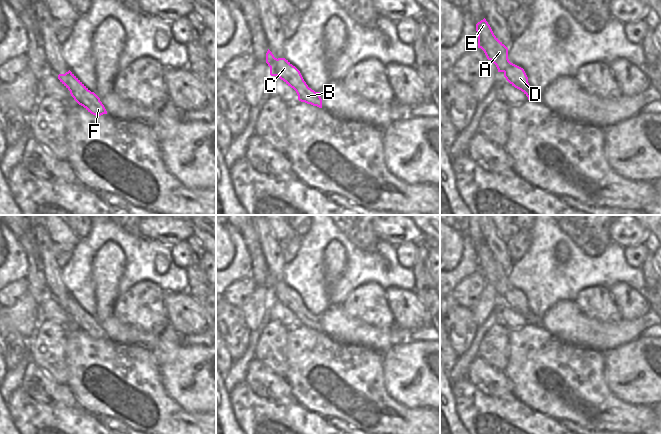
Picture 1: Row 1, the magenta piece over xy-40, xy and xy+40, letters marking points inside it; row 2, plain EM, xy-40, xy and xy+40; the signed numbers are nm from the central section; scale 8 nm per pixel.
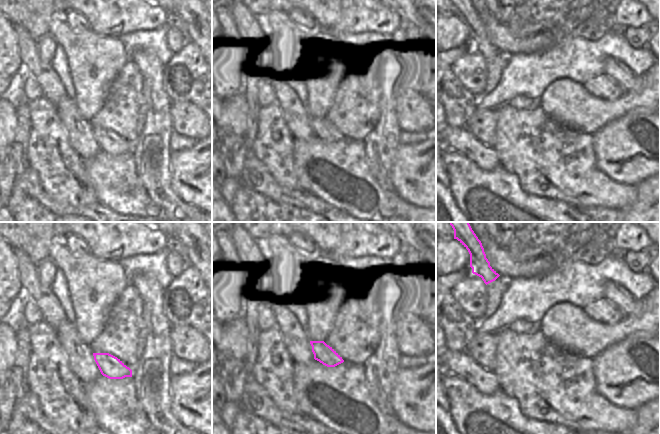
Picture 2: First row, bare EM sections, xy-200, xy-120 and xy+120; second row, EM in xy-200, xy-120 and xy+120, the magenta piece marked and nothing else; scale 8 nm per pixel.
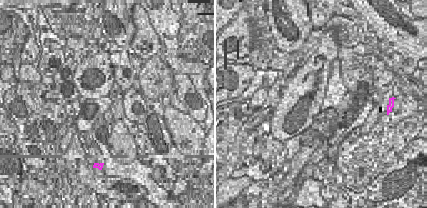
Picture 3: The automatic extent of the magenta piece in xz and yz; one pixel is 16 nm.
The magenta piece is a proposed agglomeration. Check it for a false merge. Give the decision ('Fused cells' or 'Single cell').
Single cell

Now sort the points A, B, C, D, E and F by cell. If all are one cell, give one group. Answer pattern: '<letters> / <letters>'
A B C D E F

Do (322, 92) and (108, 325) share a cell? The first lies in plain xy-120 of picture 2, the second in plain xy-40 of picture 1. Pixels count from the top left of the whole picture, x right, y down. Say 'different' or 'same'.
different

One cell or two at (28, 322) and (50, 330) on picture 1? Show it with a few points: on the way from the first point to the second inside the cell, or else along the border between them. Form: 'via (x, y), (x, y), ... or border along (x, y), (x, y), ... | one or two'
border along (40, 320), (36, 332), (31, 339) | two

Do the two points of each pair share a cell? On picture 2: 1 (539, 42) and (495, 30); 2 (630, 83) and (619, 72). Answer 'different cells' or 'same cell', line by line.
1: same cell
2: same cell

